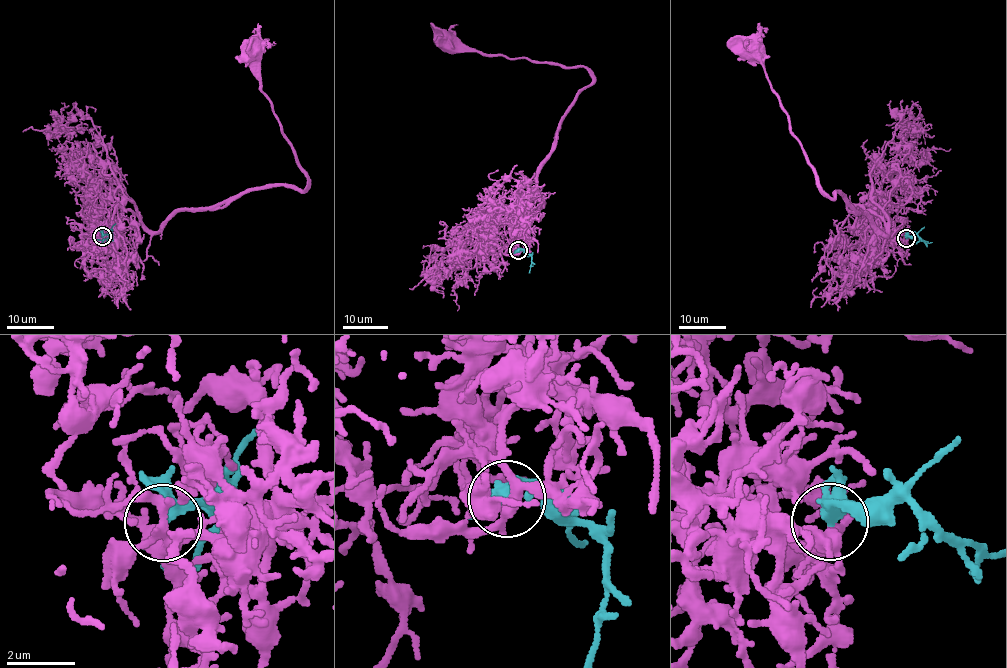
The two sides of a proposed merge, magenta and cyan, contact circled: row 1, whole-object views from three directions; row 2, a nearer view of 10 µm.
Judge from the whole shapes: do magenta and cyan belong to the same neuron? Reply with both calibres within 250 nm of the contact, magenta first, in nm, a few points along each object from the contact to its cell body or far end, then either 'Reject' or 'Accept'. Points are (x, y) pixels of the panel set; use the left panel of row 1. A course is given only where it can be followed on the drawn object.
Thickness 280 nm (magenta) against 360 nm. Course of magenta: (102, 237), (132, 215), (158, 232), (177, 212), (246, 193), (306, 190), (249, 44). Course of cyan: (102, 236), (111, 233), (110, 237), (97, 240). Accept

